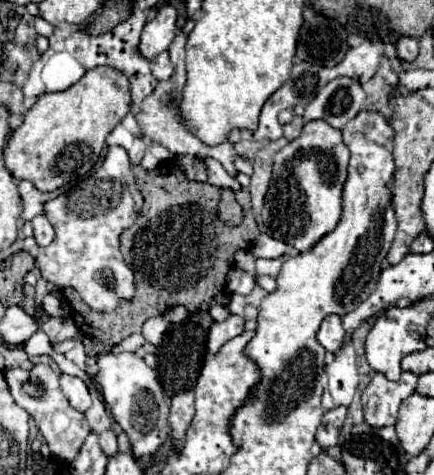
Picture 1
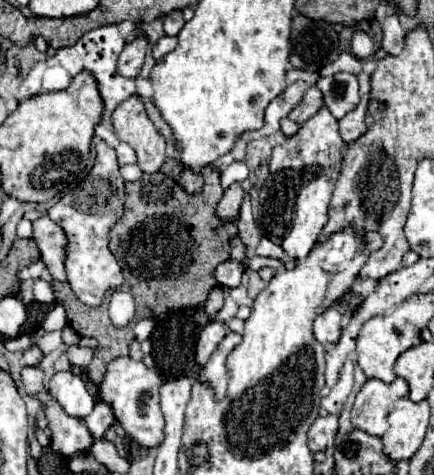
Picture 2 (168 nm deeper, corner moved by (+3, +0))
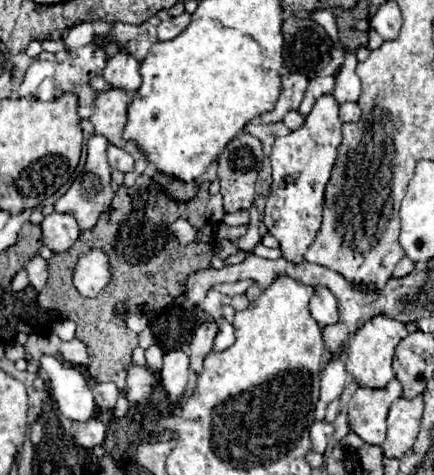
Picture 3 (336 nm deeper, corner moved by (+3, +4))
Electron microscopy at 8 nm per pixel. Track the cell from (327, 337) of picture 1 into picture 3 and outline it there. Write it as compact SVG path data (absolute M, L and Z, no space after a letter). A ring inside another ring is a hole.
M315 286L315 294L311 298L311 316L321 324L329 326L337 322L337 302L329 288Z

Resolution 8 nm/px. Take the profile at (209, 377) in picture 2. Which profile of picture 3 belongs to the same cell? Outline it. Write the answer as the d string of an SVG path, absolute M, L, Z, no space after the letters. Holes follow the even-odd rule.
M223 316L217 320L217 326L219 326L219 332L217 332L217 336L215 336L215 350L225 350L225 348L229 348L229 346L233 344L233 340L235 340L235 336L233 336L233 326L231 326Z

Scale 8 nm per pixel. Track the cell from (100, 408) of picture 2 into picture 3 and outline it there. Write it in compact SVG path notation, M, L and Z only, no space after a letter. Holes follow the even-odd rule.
M97 382L93 386L93 396L95 396L95 404L99 406L99 410L111 410L117 402L119 388L113 382Z

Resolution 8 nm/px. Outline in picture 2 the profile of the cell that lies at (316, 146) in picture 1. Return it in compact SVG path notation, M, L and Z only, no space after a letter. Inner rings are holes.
M321 108L313 118L301 124L299 132L277 146L269 160L269 178L259 192L261 204L261 234L271 242L281 240L281 248L297 260L303 260L315 246L327 224L327 208L331 192L341 174L341 162L347 144L343 142L337 120L327 108Z

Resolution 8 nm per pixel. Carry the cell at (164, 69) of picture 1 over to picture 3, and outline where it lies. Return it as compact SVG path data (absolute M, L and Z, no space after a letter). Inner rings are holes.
M183 12L181 16L175 16L175 18L167 18L167 20L163 20L163 22L159 24L159 28L157 28L159 40L171 40L171 38L179 36L179 34L187 28L189 20L191 20L191 14L189 14L189 12Z

